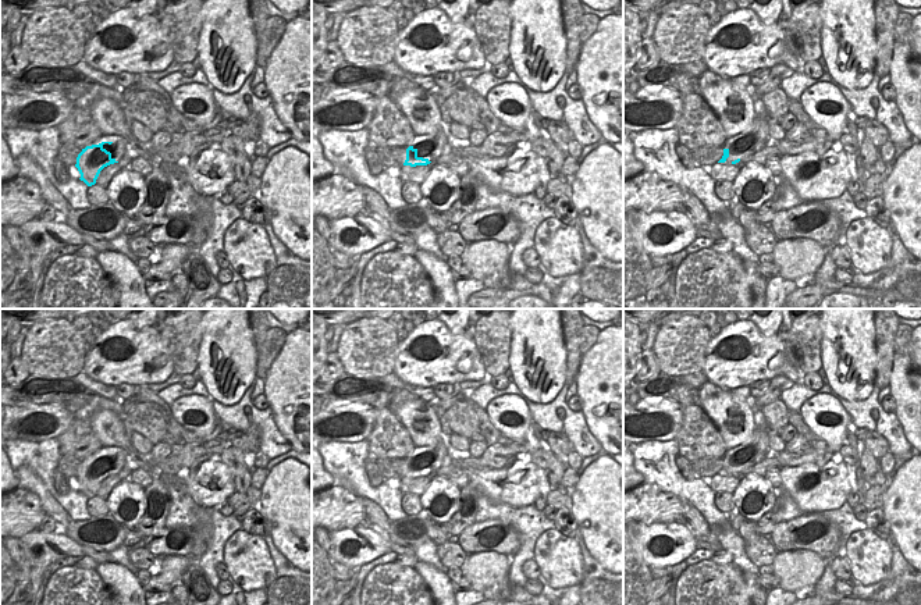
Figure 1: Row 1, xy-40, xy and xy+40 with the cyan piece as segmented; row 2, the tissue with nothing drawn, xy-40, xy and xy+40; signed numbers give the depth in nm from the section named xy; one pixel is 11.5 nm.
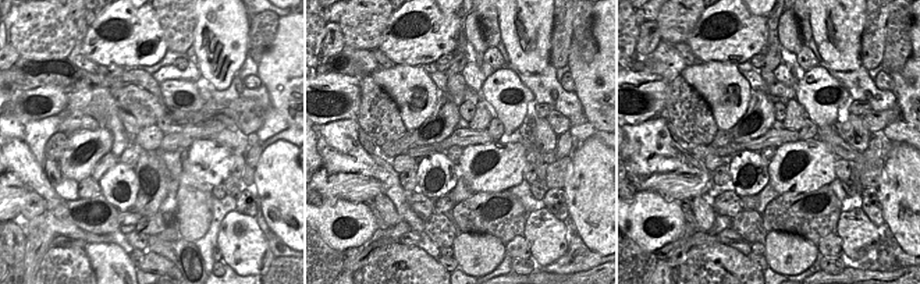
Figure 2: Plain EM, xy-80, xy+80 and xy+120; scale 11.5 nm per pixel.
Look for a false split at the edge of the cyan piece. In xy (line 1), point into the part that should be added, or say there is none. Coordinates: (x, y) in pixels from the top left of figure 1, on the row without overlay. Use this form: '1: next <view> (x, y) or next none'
1: next none

